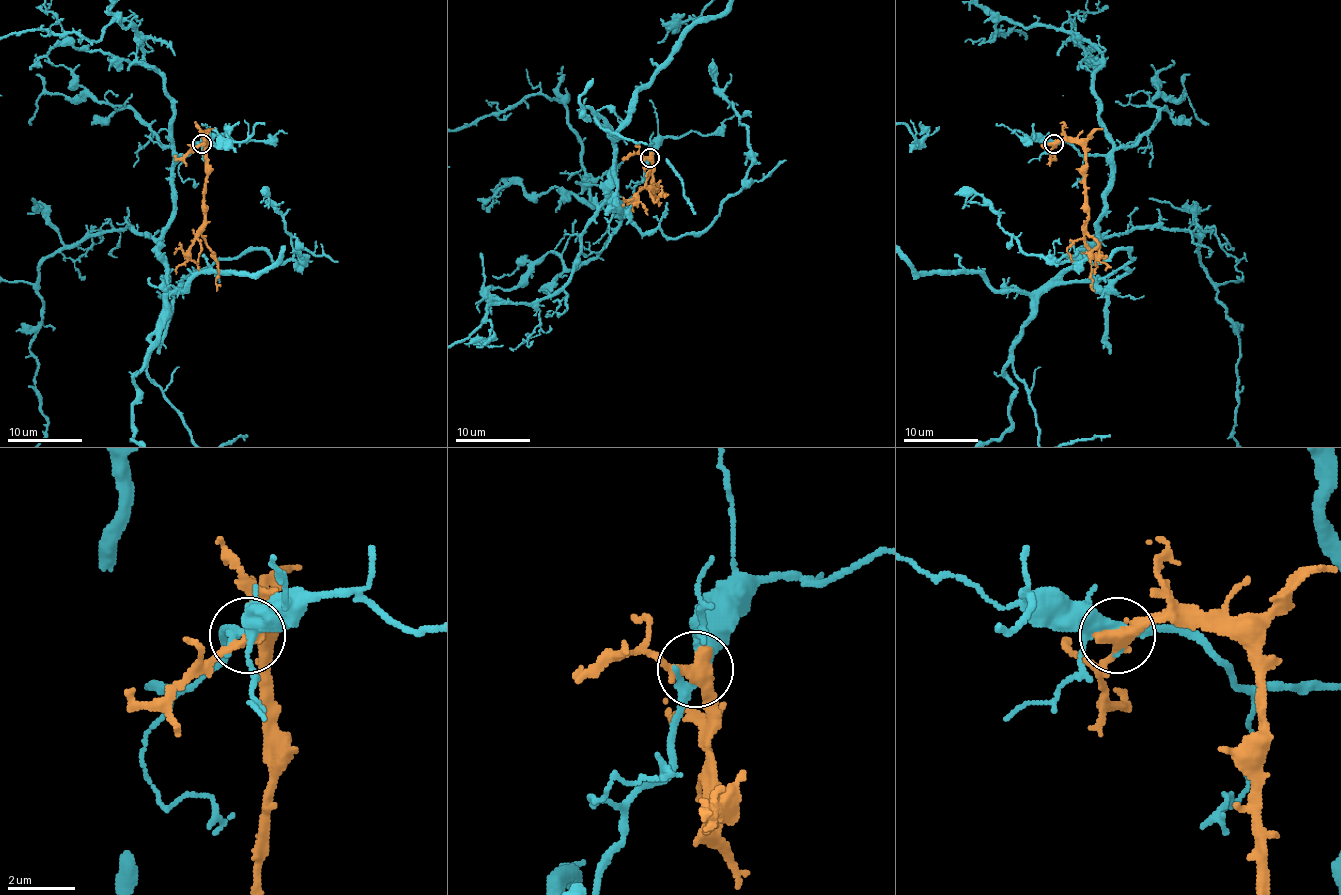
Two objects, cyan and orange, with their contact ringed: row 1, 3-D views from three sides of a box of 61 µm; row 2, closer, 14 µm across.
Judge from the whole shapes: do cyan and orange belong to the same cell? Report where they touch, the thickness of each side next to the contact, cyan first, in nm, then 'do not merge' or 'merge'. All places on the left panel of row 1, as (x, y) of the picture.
(201, 143) | 280/400 nm | do not merge

